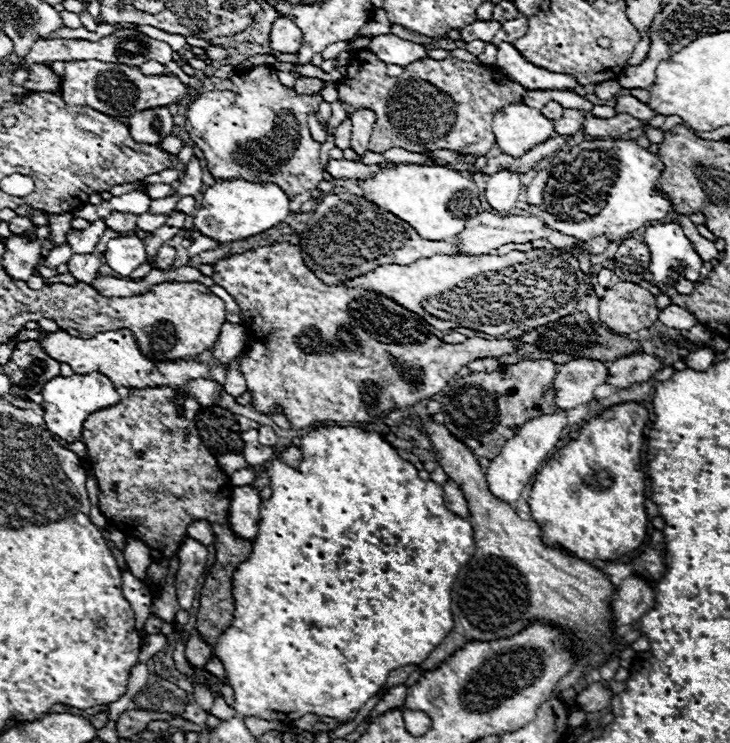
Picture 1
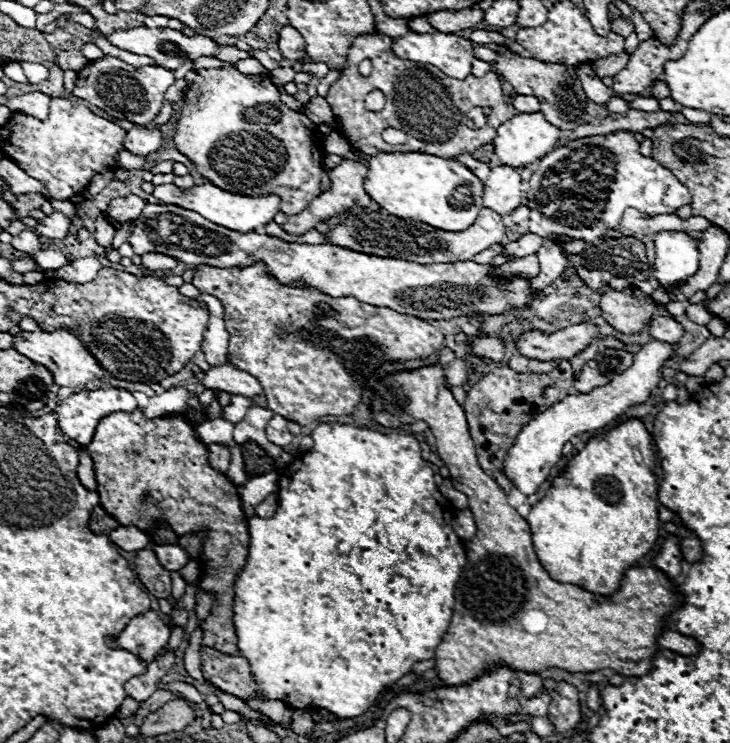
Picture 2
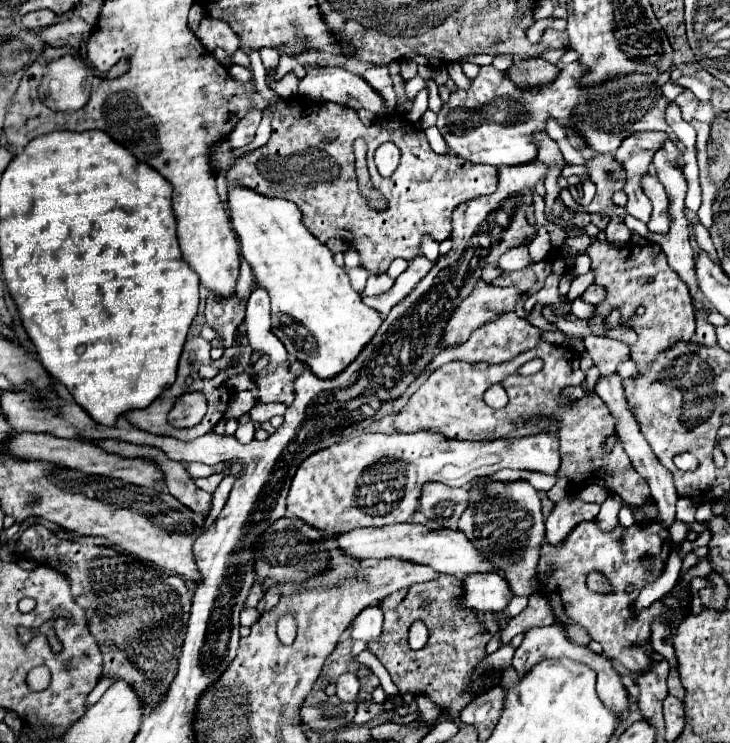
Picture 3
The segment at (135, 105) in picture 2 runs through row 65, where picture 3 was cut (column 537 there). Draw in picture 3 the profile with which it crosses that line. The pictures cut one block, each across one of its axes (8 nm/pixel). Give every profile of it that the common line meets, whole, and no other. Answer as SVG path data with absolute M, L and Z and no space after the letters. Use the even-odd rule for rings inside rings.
M568 64L556 78L556 82L532 90L516 90L516 86L504 78L502 72L498 72L494 66L482 66L478 78L472 80L470 90L456 90L450 94L450 100L440 108L438 112L438 130L444 136L448 148L452 154L472 162L472 164L490 164L490 166L506 166L506 164L524 164L536 158L536 144L532 140L534 130L544 130L544 122L548 116L554 116L562 126L574 126L582 132L588 146L592 146L596 152L614 152L620 142L630 136L632 132L640 130L662 130L670 132L666 120L664 120L664 108L666 98L658 86L654 86L654 76L648 74L628 74L614 78L606 82L600 88L592 90L580 90L578 78L582 76L578 64Z

